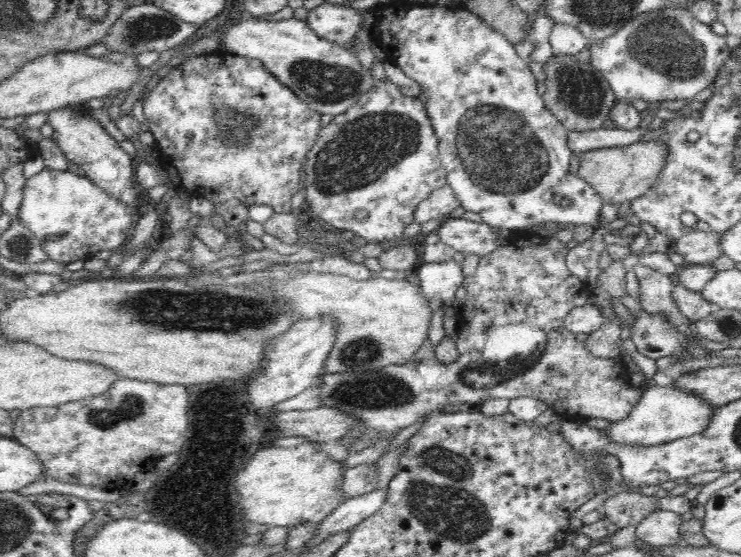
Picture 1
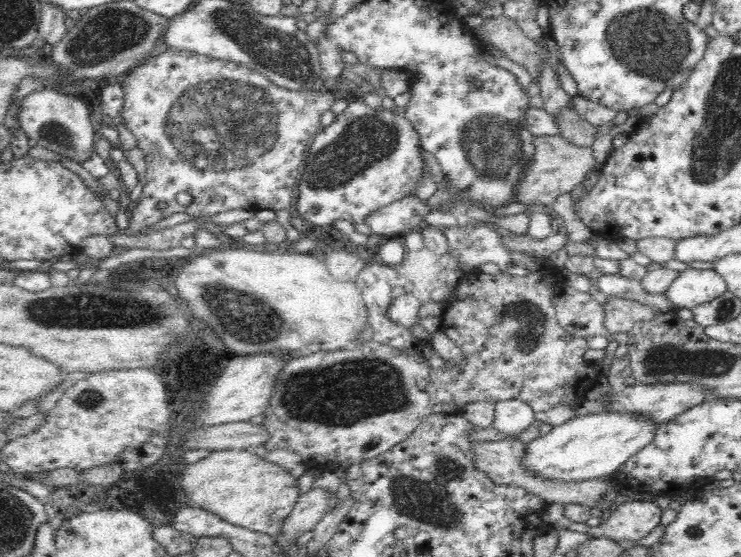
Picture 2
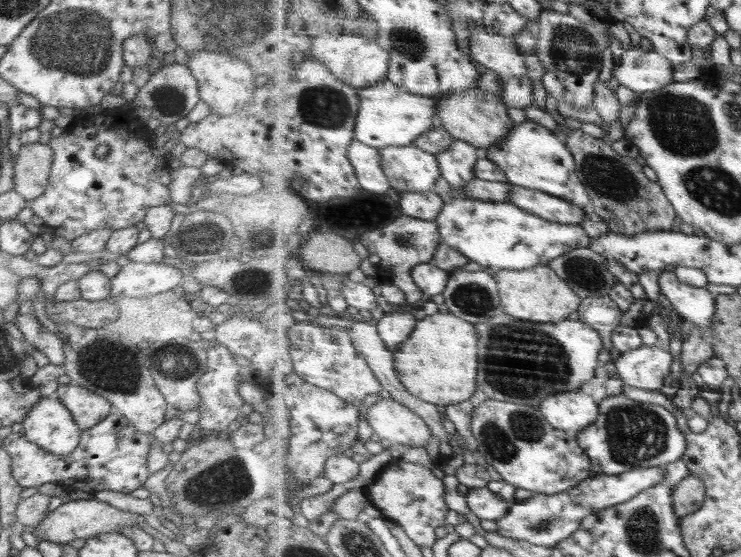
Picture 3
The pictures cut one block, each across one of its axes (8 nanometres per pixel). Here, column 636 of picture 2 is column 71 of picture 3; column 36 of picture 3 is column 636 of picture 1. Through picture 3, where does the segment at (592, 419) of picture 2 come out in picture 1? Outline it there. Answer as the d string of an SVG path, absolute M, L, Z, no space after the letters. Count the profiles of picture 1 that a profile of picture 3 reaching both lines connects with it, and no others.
M670 386L650 387L644 392L638 392L637 397L634 408L624 420L611 421L610 427L603 430L618 444L658 446L692 436L706 428L712 411L717 407L704 402L695 394Z

